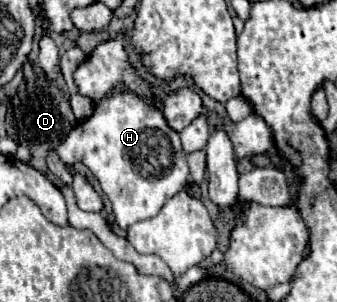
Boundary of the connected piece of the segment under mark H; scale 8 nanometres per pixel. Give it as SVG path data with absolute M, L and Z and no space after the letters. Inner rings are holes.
M116 92L112 96L106 96L94 106L94 114L78 124L64 144L56 150L58 156L66 166L72 166L74 162L82 162L90 168L90 172L98 178L102 192L110 198L112 202L112 212L116 218L116 224L120 228L128 228L134 222L146 220L156 216L160 212L162 204L178 194L186 184L188 184L188 162L186 162L186 152L182 150L180 136L172 128L168 128L162 112L154 106L144 104L138 96L128 94L128 92Z

